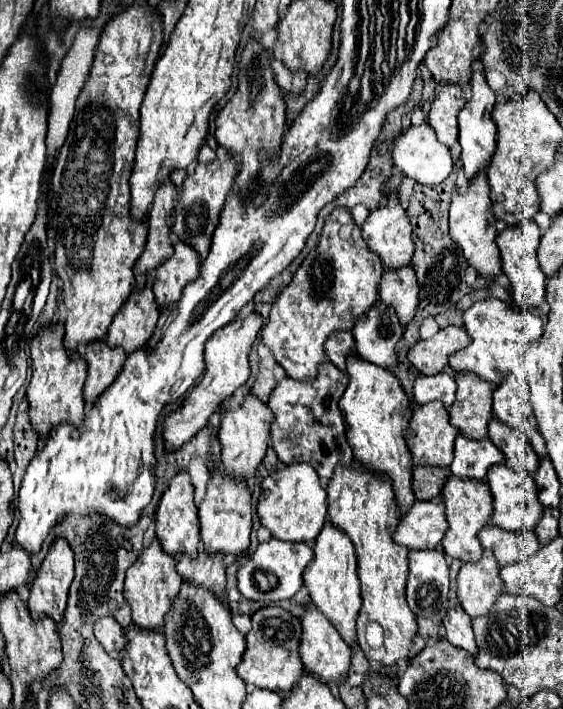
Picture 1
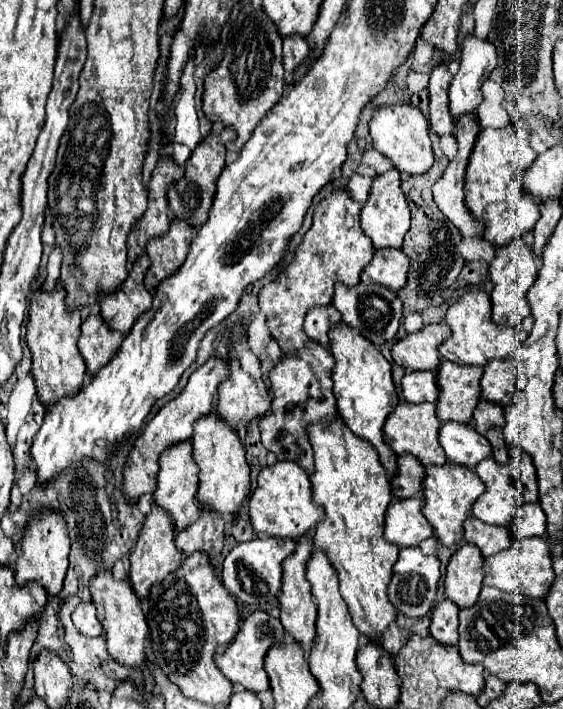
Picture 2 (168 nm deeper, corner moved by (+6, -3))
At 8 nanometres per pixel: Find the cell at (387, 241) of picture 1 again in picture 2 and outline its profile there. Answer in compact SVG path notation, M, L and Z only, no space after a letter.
M391 168L389 172L377 176L371 186L371 194L361 208L361 228L365 236L371 238L373 246L377 250L381 248L403 248L403 236L409 232L409 206L405 200L405 194L401 192L401 180L399 172Z

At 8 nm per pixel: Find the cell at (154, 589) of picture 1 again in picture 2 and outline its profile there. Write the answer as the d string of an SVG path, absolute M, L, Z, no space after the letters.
M153 504L151 514L145 518L145 524L139 532L137 544L135 544L135 552L129 556L131 560L131 570L129 570L129 584L135 592L135 596L139 600L149 598L149 590L153 584L159 584L161 580L165 580L165 576L169 572L175 572L177 568L181 568L183 564L183 554L177 552L175 542L173 542L175 534L173 534L173 524L171 518L165 514L165 510L161 510L159 506Z

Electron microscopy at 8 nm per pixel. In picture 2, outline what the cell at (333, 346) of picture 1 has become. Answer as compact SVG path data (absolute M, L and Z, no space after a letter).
M333 306L311 308L305 316L303 330L313 342L317 342L317 344L321 344L323 348L329 350L329 332L339 322L341 322L341 314Z

